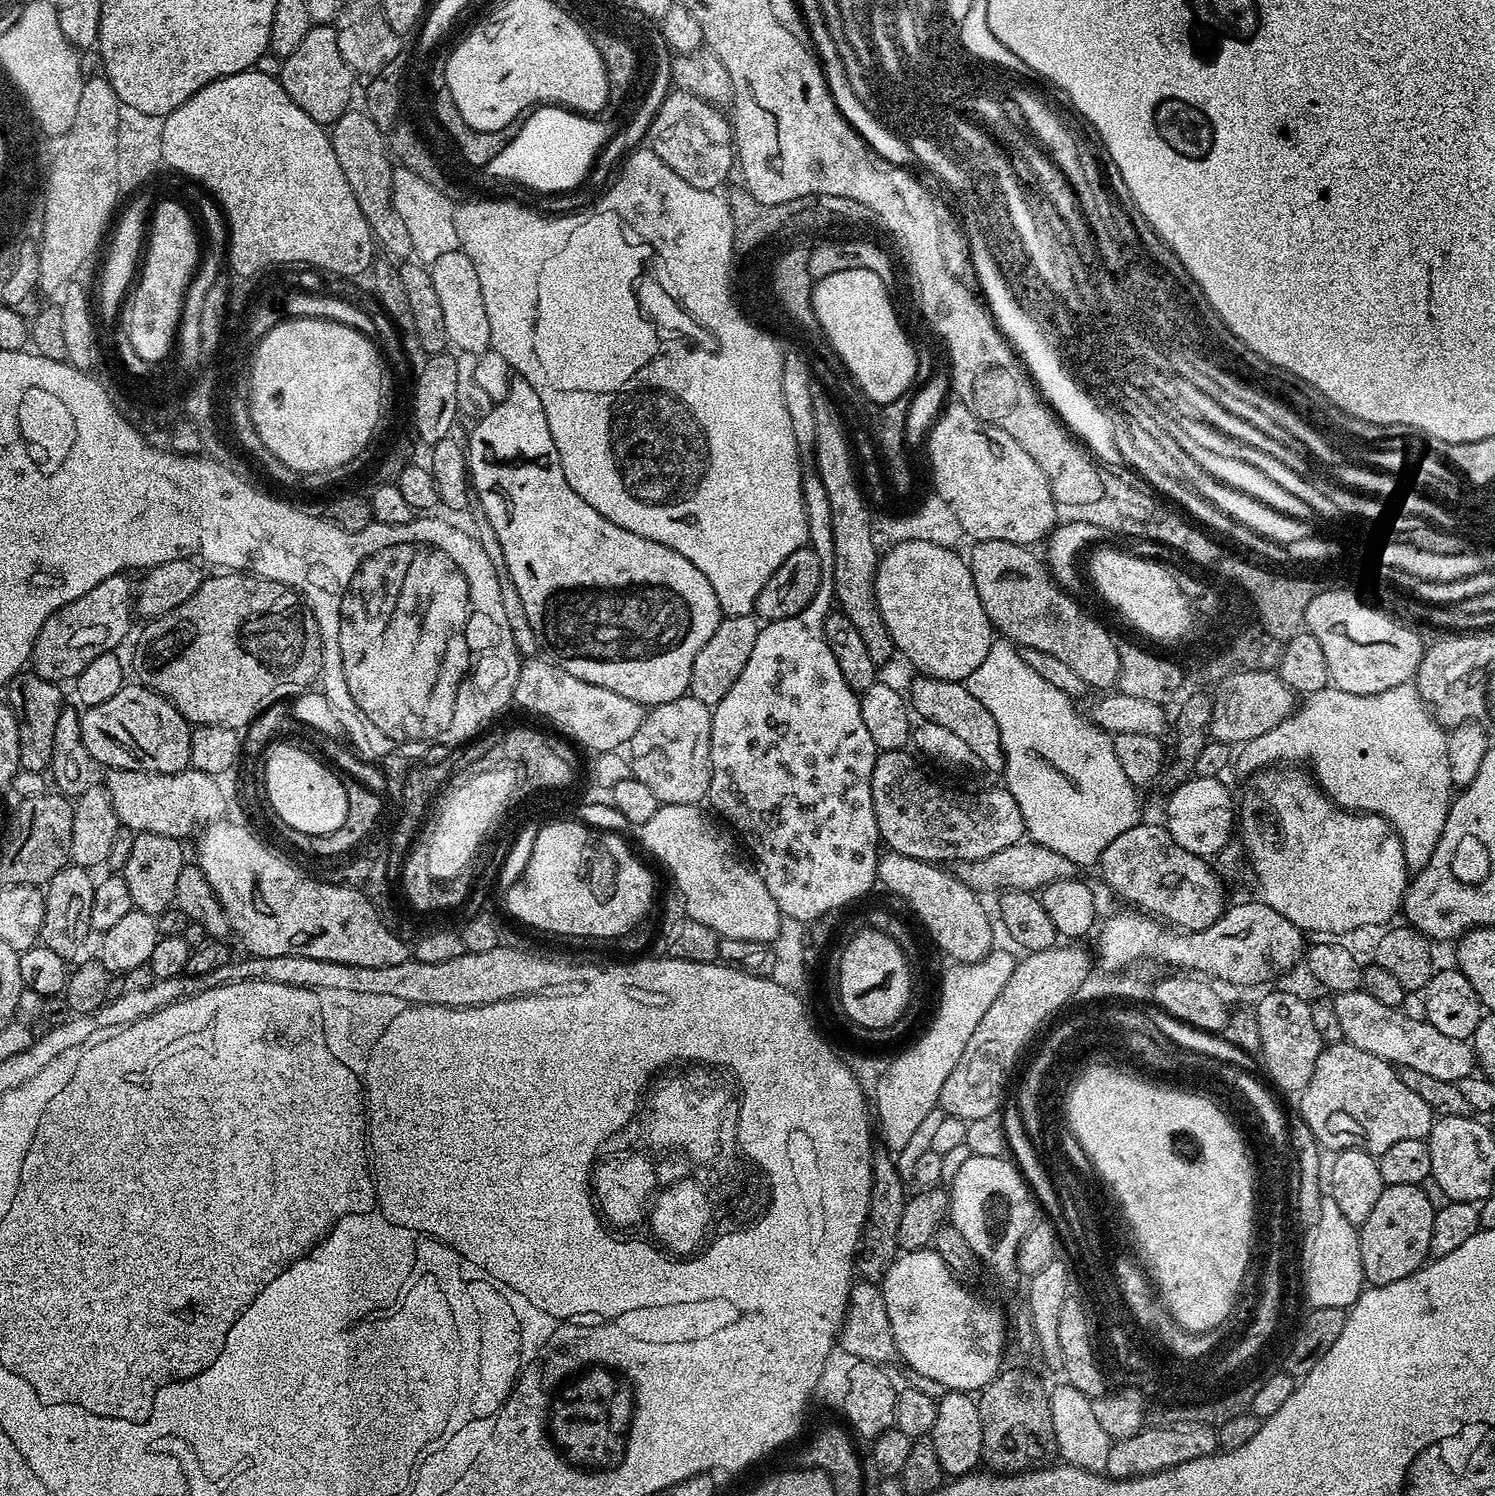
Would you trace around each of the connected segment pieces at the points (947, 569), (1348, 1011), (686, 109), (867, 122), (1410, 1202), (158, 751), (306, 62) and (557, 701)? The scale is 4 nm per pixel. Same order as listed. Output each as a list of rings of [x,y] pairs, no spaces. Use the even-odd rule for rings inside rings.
[[[904,540],[889,547],[879,557],[876,565],[876,605],[880,617],[886,622],[895,651],[899,655],[901,652],[914,667],[924,671],[921,673],[925,677],[933,680],[967,681],[968,676],[982,666],[994,643],[994,629],[986,610],[982,610],[982,602],[978,602],[978,590],[974,590],[974,578],[967,559],[951,547],[935,544],[934,541]]]
[[[1366,991],[1338,992],[1331,997],[1330,1003],[1332,1012],[1338,1016],[1343,1039],[1358,1046],[1358,1050],[1374,1054],[1393,1066],[1422,1070],[1422,1074],[1453,1082],[1473,1075],[1477,1067],[1471,1043],[1458,1038],[1446,1038],[1446,1034],[1434,1030],[1427,1020],[1406,1018],[1400,1008],[1382,1006],[1378,998],[1370,998]]]
[[[691,90],[669,91],[649,126],[646,137],[647,147],[651,148],[655,156],[662,158],[662,162],[670,166],[670,170],[674,170],[678,178],[682,178],[682,182],[690,182],[690,186],[707,192],[719,189],[721,187],[719,184],[727,178],[731,170],[732,172],[734,170],[734,129],[729,117],[727,115],[724,117],[723,114],[725,113],[715,105],[696,97]]]
[[[808,16],[803,20],[803,31],[806,33],[807,39],[810,41],[816,57],[819,60],[819,66],[824,72],[824,81],[828,83],[830,94],[834,98],[834,102],[838,106],[838,110],[842,114],[842,118],[846,118],[848,125],[854,129],[861,138],[868,143],[868,147],[877,152],[884,160],[891,160],[893,164],[901,166],[909,163],[907,148],[903,140],[892,130],[887,123],[884,124],[864,105],[865,101],[851,89],[851,84],[846,76],[846,67],[842,64],[841,55],[830,38],[830,31],[827,30],[826,18],[823,16]]]
[[[1421,1185],[1385,1186],[1370,1218],[1358,1228],[1365,1281],[1372,1286],[1398,1282],[1423,1268],[1430,1256],[1435,1217],[1436,1209],[1430,1206]]]
[[[139,682],[125,683],[114,698],[93,708],[84,708],[80,725],[86,750],[97,765],[105,764],[105,769],[138,768],[158,774],[189,771],[193,725],[167,698]]]
[[[315,25],[306,34],[306,38],[302,38],[298,50],[283,57],[281,64],[284,65],[278,71],[280,85],[299,108],[314,118],[314,122],[331,126],[343,112],[349,111],[354,70],[346,58],[342,58],[342,50],[338,50],[338,34],[333,25]]]
[[[540,654],[521,663],[512,698],[515,707],[545,716],[558,731],[589,748],[592,754],[623,749],[632,741],[646,715],[645,705],[622,698],[622,694],[614,694],[614,690],[606,690],[606,686],[582,682],[582,678],[574,678],[574,674],[562,670],[560,664]]]

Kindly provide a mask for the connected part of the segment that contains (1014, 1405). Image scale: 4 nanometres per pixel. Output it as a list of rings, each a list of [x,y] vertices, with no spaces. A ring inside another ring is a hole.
[[[1012,1368],[1001,1371],[996,1379],[990,1381],[979,1393],[978,1403],[980,1417],[982,1418],[982,1460],[992,1467],[996,1474],[1015,1474],[1025,1470],[1031,1470],[1037,1466],[1049,1463],[1048,1455],[1053,1455],[1056,1447],[1054,1438],[1054,1422],[1050,1418],[1050,1392],[1036,1376],[1028,1372],[1019,1372]]]

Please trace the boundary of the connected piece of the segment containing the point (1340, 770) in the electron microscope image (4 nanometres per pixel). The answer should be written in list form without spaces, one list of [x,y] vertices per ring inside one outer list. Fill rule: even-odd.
[[[1411,683],[1382,690],[1378,694],[1350,694],[1341,688],[1329,686],[1321,692],[1311,693],[1305,700],[1308,701],[1304,705],[1301,703],[1280,725],[1239,745],[1234,756],[1234,768],[1236,764],[1238,771],[1251,774],[1283,765],[1280,764],[1283,760],[1288,766],[1303,765],[1300,763],[1305,760],[1317,785],[1333,804],[1387,820],[1400,835],[1408,869],[1424,868],[1426,862],[1430,862],[1430,854],[1434,854],[1444,823],[1448,821],[1450,801],[1454,796],[1448,769],[1448,732],[1440,727],[1435,715],[1420,699]],[[1407,784],[1408,796],[1400,796]]]

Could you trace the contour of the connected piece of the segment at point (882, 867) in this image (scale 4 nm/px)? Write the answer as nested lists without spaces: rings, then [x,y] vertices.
[[[885,851],[877,859],[876,874],[879,883],[885,884],[896,896],[901,896],[916,911],[932,940],[953,961],[974,964],[993,951],[992,924],[988,912],[980,905],[981,897],[966,890],[962,881],[951,871],[943,872],[935,863],[919,860],[901,852]]]

